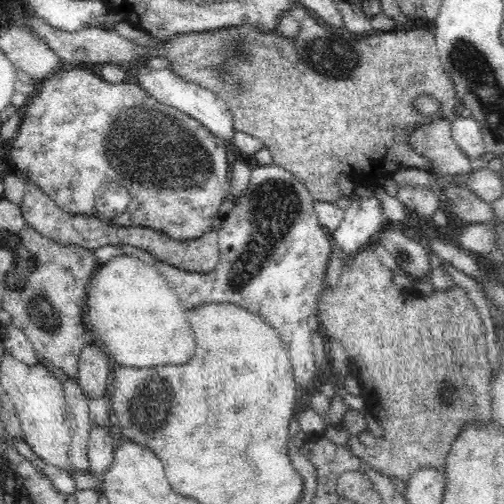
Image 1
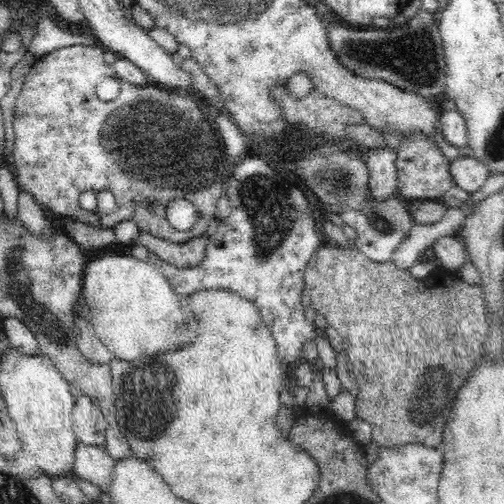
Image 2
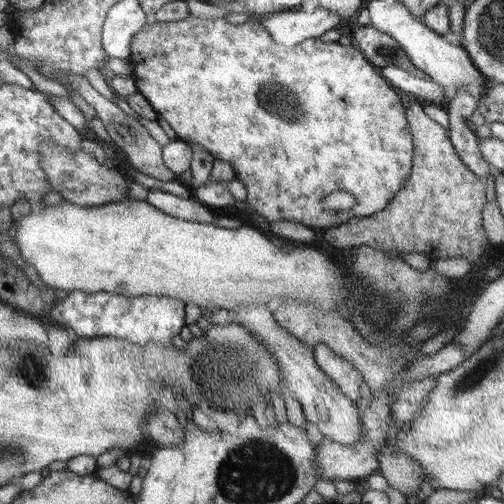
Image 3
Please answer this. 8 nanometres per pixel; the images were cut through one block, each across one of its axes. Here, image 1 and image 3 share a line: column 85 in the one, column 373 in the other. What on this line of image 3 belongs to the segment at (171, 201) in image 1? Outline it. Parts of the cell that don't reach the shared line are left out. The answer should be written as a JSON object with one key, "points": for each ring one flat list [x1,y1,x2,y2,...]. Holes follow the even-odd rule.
{"points":[[189,14,183,20,177,22,155,22,155,24,145,24,141,30,131,38,129,42,131,50,131,78,135,80,135,86,139,94,151,104,153,112,157,118,163,118,177,134,181,142,195,142,203,146,215,160,225,160,231,164,231,170,237,180,245,184,247,190,247,204,249,210,263,218,265,222,277,222,277,220,291,220,291,222,301,222,309,226,311,230,327,230,341,226,343,222,349,222,351,218,367,218,373,216,395,198,395,194,401,190,405,180,409,178,411,164,413,164,413,142,411,142,411,132,409,124,405,120,405,110,403,104,399,102,399,96,395,94,393,86,381,76,379,68,373,66,359,48,335,44,335,42,323,42,319,38,307,38,299,42,297,46,283,46,277,44,271,34,265,30,265,26,245,22,245,24,229,24,227,18,213,18,213,20,201,20,195,14],[285,96,293,96,291,102,285,100],[333,192,345,192,349,194,355,204,349,210,327,210,325,200]]}

